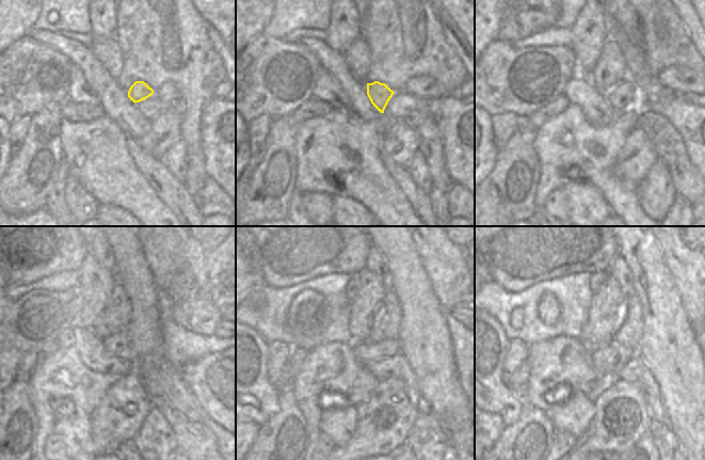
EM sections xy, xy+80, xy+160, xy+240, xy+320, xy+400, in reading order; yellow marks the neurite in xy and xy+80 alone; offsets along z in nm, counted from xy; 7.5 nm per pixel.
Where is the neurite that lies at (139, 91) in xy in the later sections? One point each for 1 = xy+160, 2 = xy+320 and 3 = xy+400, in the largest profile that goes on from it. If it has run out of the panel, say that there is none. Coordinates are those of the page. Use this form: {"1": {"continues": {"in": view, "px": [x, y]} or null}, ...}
{"1": {"continues": {"in": "xy+160", "px": [625, 95]}}, "2": {"continues": {"in": "xy+320", "px": [365, 351]}}, "3": {"continues": {"in": "xy+400", "px": [608, 361]}}}

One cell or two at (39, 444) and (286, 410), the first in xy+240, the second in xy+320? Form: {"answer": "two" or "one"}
{"answer": "one"}

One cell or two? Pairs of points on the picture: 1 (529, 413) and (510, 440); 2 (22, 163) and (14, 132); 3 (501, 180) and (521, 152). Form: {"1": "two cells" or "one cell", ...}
{"1": "one cell", "2": "two cells", "3": "one cell"}

